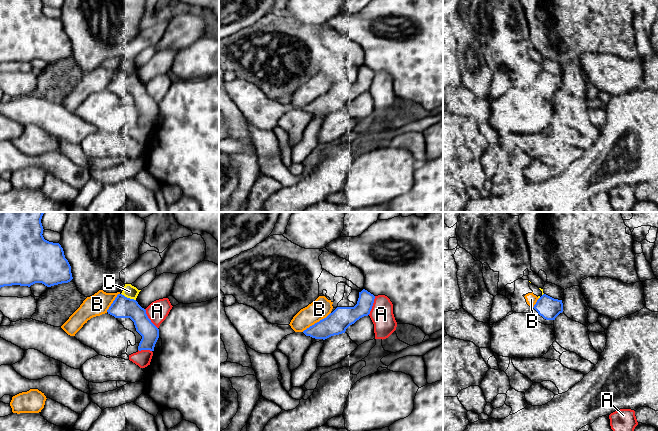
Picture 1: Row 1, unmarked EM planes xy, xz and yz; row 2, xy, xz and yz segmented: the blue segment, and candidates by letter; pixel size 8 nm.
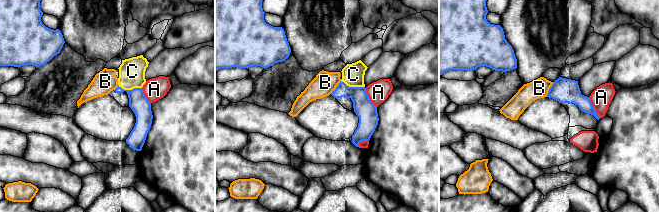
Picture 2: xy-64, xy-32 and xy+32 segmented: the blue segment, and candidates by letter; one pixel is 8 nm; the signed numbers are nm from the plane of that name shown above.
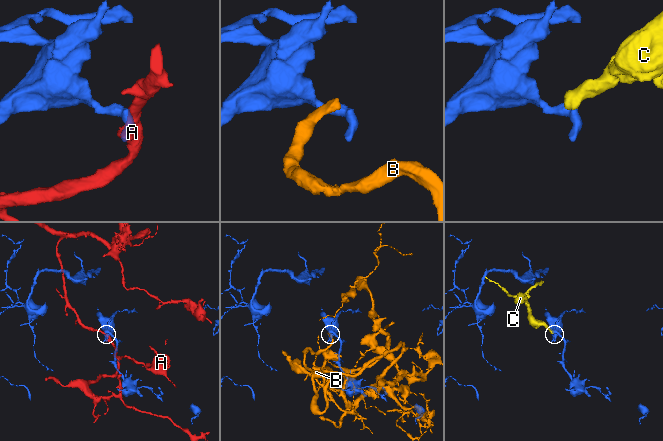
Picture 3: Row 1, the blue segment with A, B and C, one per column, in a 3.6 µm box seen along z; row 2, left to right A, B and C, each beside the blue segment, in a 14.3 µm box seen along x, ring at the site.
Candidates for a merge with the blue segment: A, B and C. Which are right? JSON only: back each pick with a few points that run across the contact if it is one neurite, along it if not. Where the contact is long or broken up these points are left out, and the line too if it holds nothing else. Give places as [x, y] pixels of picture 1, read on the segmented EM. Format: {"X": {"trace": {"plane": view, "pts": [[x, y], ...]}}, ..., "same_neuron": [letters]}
{"same_neuron": ["C"]}

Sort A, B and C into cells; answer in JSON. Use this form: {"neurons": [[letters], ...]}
{"neurons": [["A"], ["B"], ["C"]]}

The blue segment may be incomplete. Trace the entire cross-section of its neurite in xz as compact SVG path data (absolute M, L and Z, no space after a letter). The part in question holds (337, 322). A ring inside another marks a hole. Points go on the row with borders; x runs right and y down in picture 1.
M363 289L359 292L359 298L354 307L337 307L326 318L310 326L303 333L306 336L323 340L345 333L350 325L370 314L374 299L373 294Z

